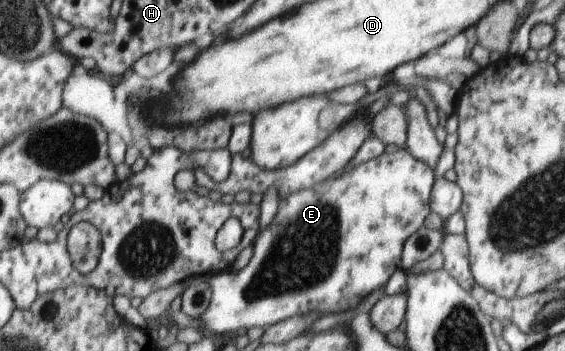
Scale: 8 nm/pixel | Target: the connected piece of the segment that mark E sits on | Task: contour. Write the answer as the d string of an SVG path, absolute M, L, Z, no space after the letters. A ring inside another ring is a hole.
M405 147L400 148L397 152L389 154L385 152L383 155L357 166L349 173L340 174L332 179L327 179L316 187L301 192L295 192L291 198L279 200L278 213L272 222L263 228L258 234L258 238L254 241L254 253L249 263L237 272L237 274L213 274L210 278L210 284L213 288L211 304L207 308L207 312L203 316L199 316L203 324L204 333L208 334L227 334L227 332L239 332L239 330L251 330L251 328L262 328L264 330L273 327L275 324L281 323L283 320L301 316L301 314L331 314L331 312L341 312L341 310L349 310L349 308L357 308L369 294L373 294L375 290L381 290L385 287L389 278L401 268L404 257L405 244L408 243L409 236L413 236L415 232L421 231L427 216L432 212L432 191L436 184L436 174L429 164L425 164L425 160L419 160L417 156L413 156L413 152L409 152Z

